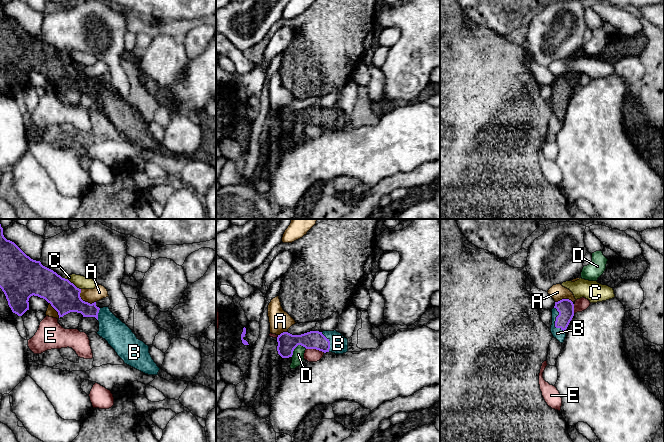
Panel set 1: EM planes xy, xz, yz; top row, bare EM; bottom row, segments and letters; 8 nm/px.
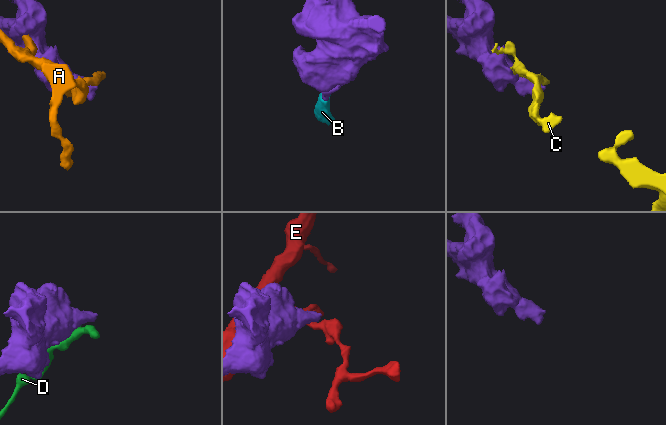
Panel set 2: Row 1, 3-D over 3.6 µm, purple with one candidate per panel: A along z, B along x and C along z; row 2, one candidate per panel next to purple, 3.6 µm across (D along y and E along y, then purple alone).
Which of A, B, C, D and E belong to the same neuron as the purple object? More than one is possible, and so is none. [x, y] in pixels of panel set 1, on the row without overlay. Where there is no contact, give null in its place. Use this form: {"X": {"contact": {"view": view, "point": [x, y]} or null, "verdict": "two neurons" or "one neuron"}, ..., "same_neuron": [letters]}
{"A": {"contact": {"view": "xy", "point": [84, 77]}, "verdict": "two neurons"}, "B": {"contact": {"view": "yz", "point": [555, 97]}, "verdict": "one neuron"}, "C": {"contact": {"view": "xy", "point": [72, 59]}, "verdict": "two neurons"}, "D": {"contact": {"view": "xz", "point": [296, 122]}, "verdict": "two neurons"}, "E": {"contact": {"view": "xz", "point": [315, 124]}, "verdict": "two neurons"}, "same_neuron": ["B"]}

